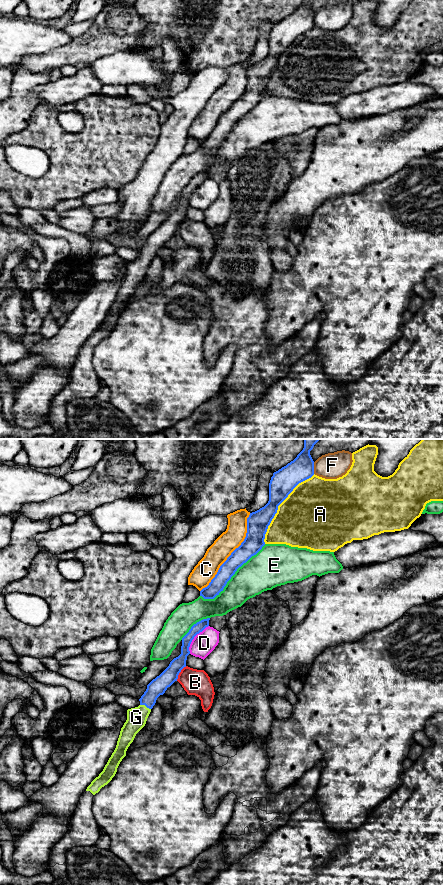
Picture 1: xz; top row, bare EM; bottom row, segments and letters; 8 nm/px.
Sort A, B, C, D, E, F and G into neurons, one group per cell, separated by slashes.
A / B / C / D / E / F / G

